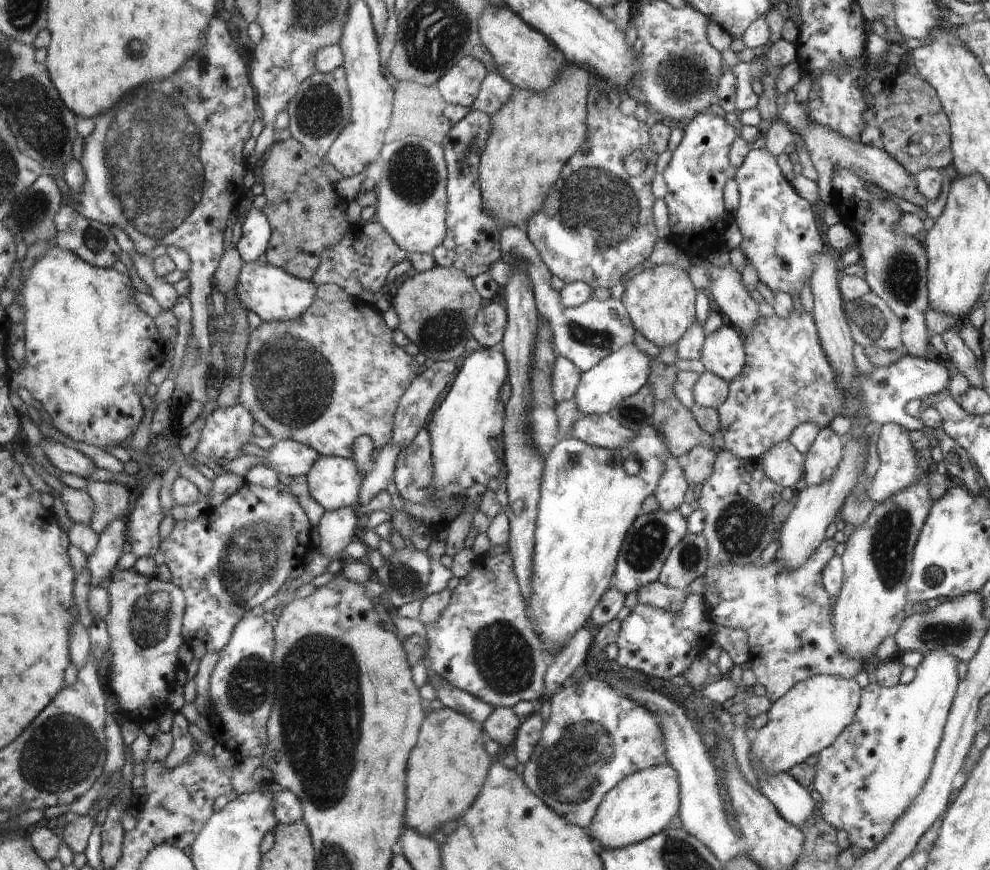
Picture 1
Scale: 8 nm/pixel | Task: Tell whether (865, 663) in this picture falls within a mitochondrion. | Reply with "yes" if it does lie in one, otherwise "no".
no

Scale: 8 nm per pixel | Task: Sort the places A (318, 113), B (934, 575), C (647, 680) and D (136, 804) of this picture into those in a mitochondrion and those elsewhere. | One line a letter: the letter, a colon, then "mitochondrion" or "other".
A: mitochondrion
B: mitochondrion
C: other
D: other

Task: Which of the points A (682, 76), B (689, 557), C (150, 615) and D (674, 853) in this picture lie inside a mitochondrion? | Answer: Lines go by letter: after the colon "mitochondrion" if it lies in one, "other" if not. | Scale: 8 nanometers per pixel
A: mitochondrion
B: mitochondrion
C: mitochondrion
D: mitochondrion

